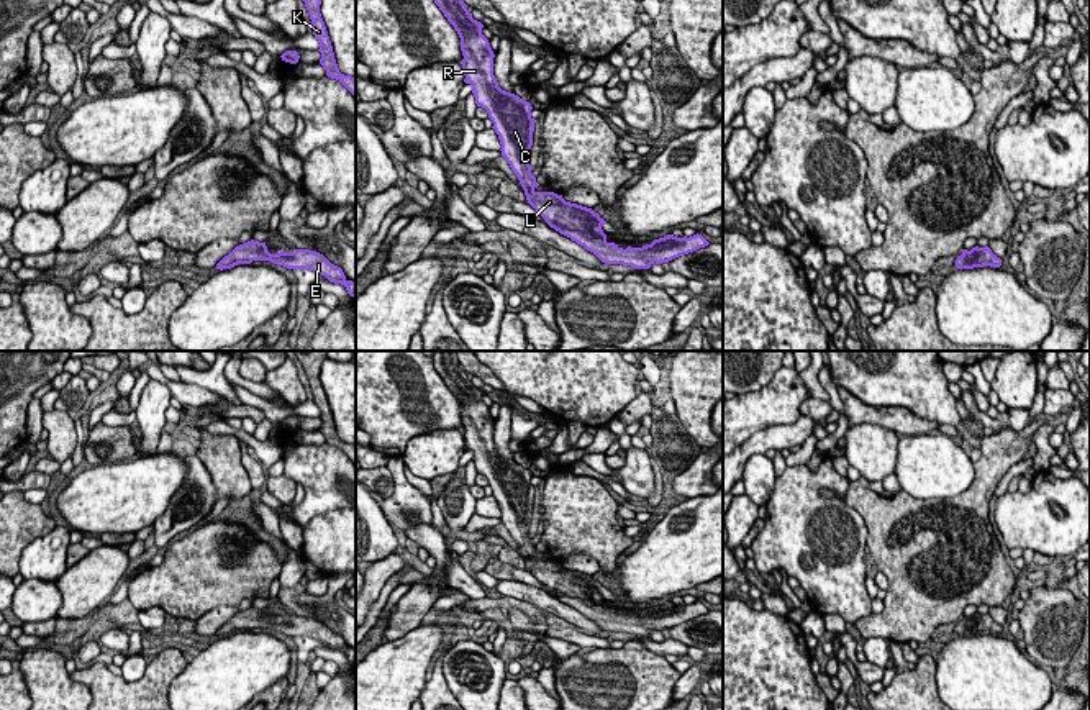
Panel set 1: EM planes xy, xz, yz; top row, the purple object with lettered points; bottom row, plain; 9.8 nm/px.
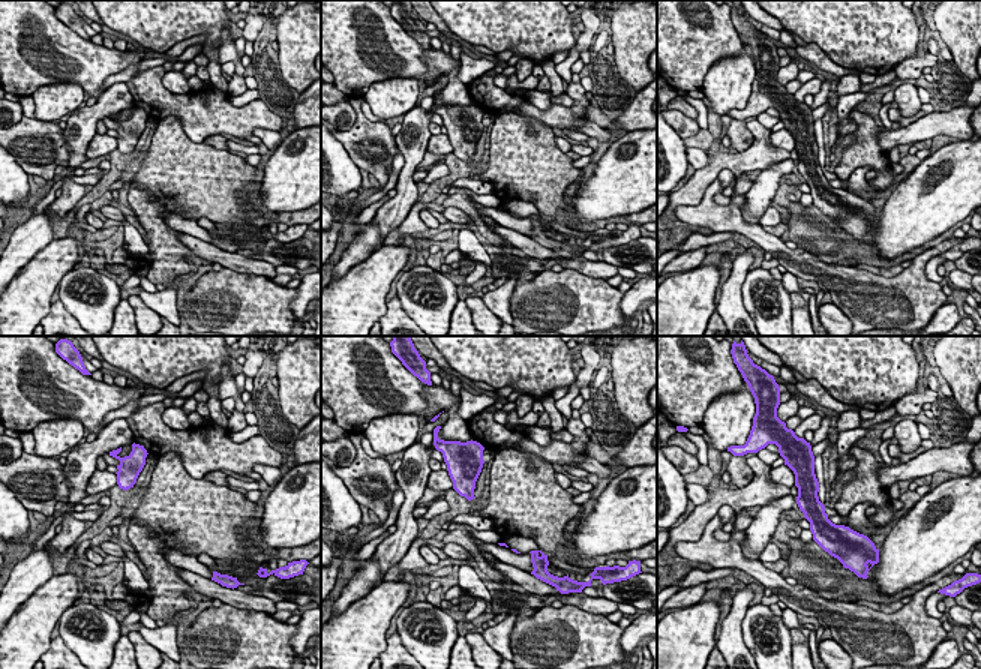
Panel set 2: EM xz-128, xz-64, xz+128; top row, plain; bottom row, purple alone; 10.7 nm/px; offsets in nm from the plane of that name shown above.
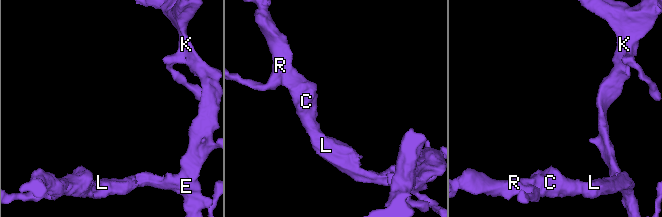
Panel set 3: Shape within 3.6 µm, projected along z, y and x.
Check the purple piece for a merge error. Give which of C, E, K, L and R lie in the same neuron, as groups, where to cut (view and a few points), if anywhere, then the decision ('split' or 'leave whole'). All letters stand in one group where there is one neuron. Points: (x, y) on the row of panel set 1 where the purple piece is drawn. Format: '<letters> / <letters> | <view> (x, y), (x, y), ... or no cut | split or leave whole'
C E K L R | no cut | leave whole

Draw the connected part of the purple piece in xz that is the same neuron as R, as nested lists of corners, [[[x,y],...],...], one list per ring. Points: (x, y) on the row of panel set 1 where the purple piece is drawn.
[[[434,0],[461,38],[464,82],[472,85],[477,107],[487,110],[502,144],[502,156],[516,174],[528,203],[546,223],[570,238],[605,264],[623,264],[634,269],[649,269],[654,262],[669,262],[693,253],[710,243],[702,234],[677,238],[667,234],[643,248],[626,249],[606,241],[602,226],[606,221],[592,208],[565,202],[554,192],[536,192],[539,185],[531,174],[529,152],[536,120],[531,103],[498,87],[493,75],[493,51],[482,34],[484,25],[472,18],[462,0]]]

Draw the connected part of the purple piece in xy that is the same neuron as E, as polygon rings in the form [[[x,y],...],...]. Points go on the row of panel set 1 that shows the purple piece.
[[[251,239],[236,246],[216,264],[215,269],[231,269],[238,264],[251,264],[252,261],[270,261],[293,271],[310,269],[325,275],[329,282],[344,285],[347,294],[356,297],[356,282],[347,280],[343,269],[331,264],[323,254],[310,249],[295,249],[293,253],[285,253],[282,248],[279,254],[270,254],[266,243]]]

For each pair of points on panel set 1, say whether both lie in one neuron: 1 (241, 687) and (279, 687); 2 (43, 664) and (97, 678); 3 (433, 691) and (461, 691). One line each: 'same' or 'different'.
1: different
2: different
3: different

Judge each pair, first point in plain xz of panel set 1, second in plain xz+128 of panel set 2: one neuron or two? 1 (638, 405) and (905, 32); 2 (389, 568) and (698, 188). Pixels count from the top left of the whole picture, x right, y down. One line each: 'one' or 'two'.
1: two
2: one

